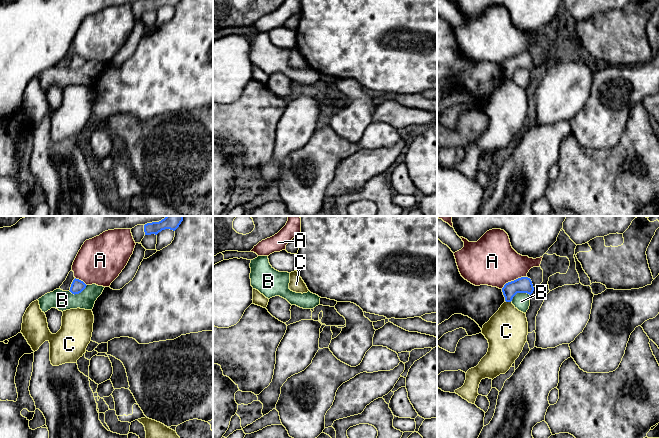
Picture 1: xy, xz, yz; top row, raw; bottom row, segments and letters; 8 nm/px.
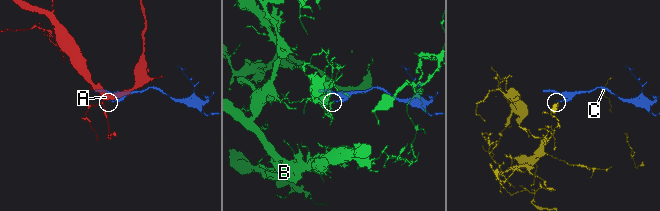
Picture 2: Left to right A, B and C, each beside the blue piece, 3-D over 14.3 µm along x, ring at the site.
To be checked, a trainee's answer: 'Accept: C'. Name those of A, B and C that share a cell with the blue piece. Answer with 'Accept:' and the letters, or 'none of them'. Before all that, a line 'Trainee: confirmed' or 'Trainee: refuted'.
Trainee: refuted
Accept: none of them

